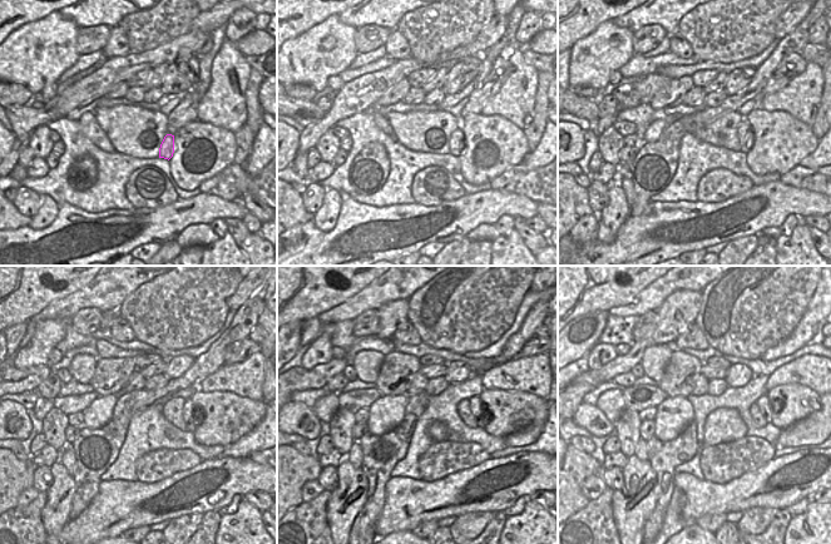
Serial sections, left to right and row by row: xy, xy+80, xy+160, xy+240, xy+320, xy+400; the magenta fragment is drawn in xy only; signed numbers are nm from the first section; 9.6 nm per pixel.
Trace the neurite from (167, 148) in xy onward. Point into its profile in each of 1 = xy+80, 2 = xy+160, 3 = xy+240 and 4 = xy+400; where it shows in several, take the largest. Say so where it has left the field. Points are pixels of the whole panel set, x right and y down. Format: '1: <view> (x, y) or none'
1: xy+80 (456, 139)
2: xy+160 (743, 128)
3: xy+240 (188, 406)
4: xy+400 (763, 402)

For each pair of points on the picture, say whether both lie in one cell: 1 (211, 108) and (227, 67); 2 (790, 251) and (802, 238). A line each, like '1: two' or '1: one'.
1: one
2: one

